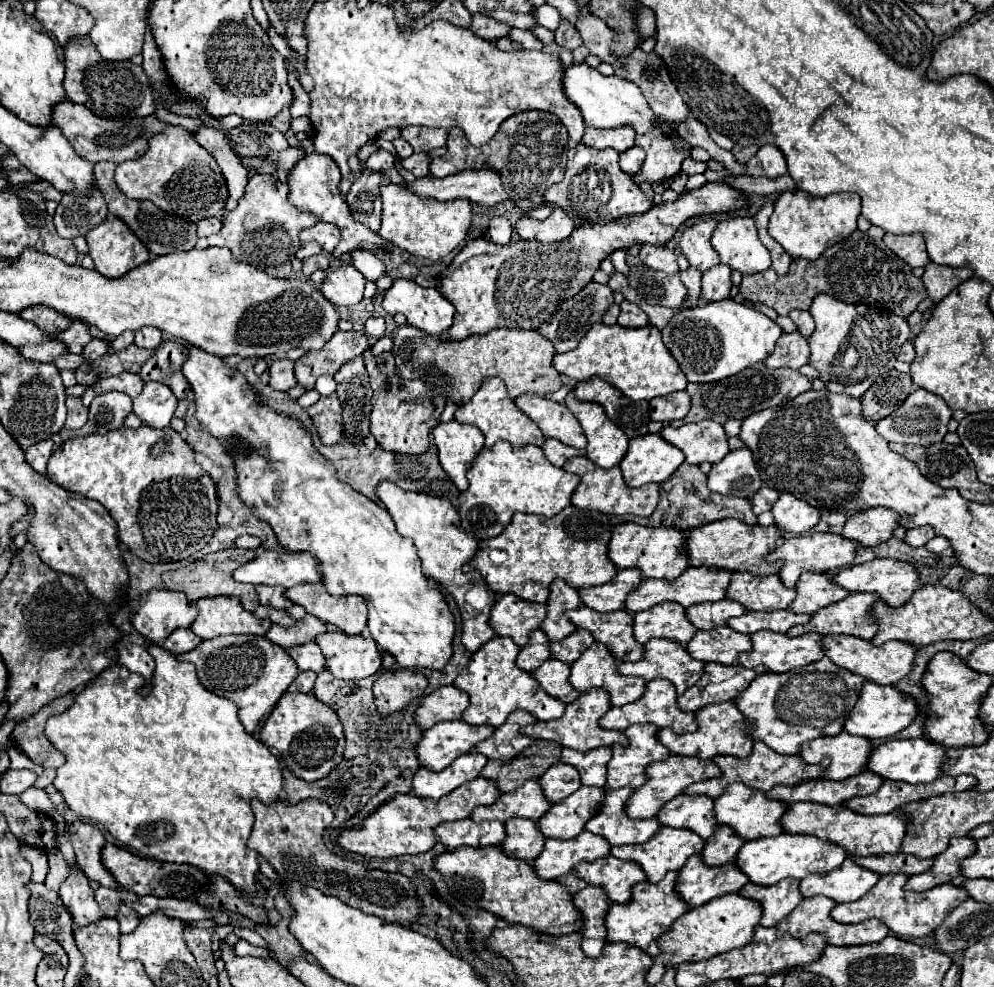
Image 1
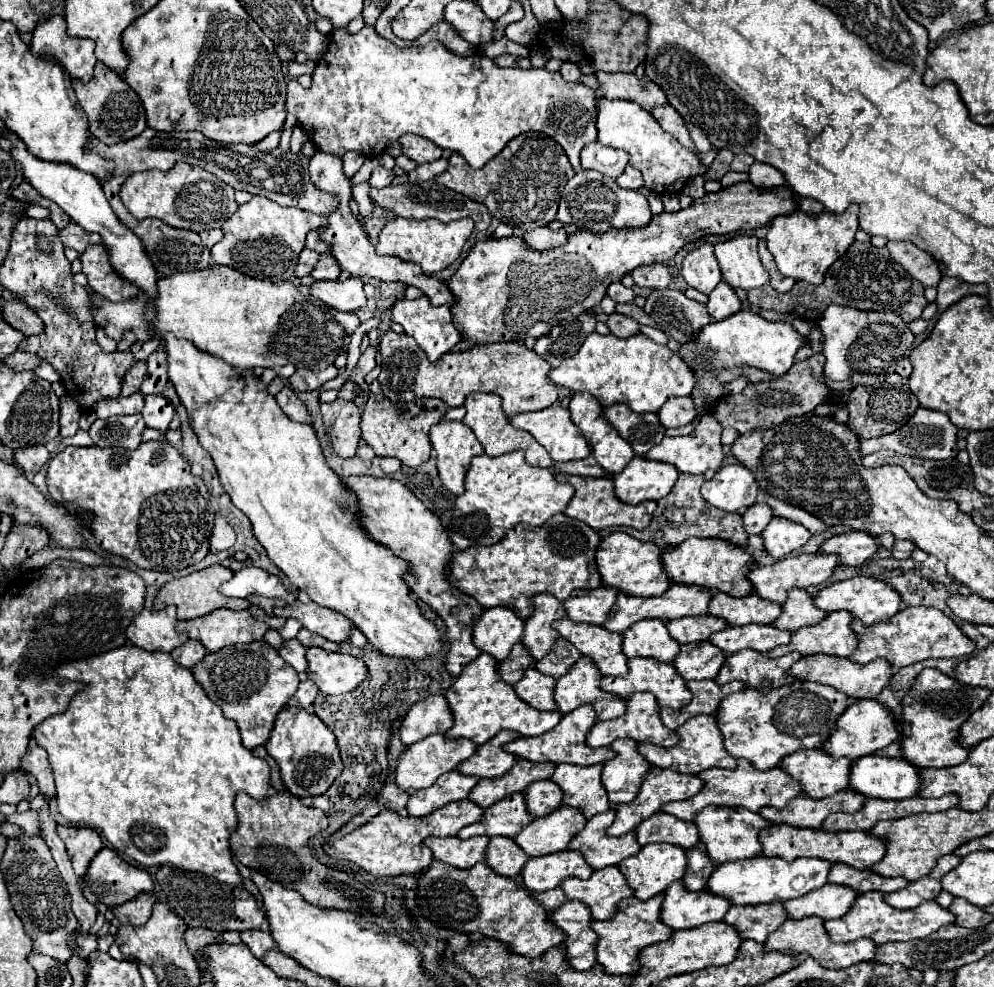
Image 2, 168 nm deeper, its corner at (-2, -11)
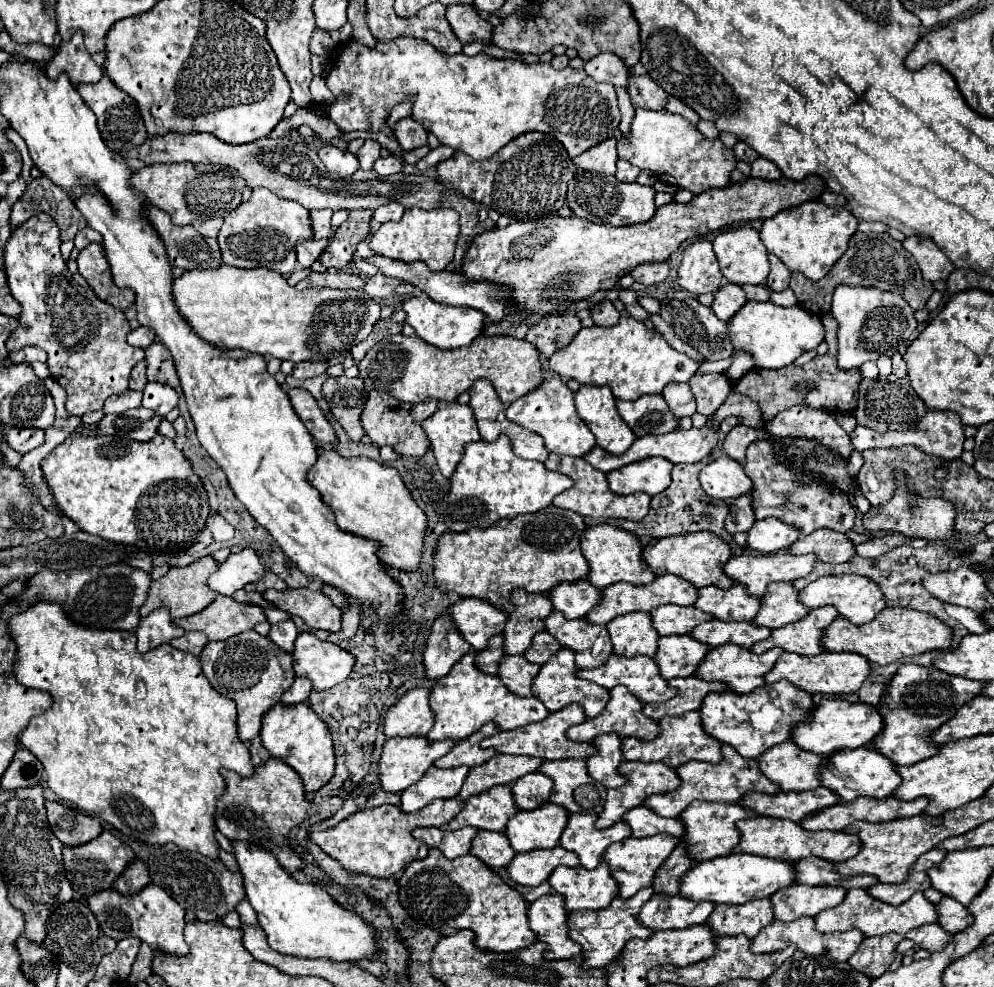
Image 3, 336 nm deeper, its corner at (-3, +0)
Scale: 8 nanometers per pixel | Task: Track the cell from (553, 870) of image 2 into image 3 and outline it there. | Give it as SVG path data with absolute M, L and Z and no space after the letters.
M562 847L552 849L536 849L528 853L516 853L512 863L508 865L508 875L518 885L540 885L550 877L550 873L558 867L580 867L580 859Z

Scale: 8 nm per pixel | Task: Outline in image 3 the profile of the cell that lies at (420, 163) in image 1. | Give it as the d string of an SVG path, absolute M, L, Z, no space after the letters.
M440 145L438 149L432 149L424 159L420 159L420 161L416 163L416 167L420 167L420 169L424 171L424 169L428 169L428 167L436 167L440 161L450 159L452 155L454 155L452 147L444 147L444 145Z

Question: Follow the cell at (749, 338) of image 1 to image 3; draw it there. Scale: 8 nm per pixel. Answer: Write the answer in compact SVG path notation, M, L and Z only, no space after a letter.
M748 301L730 321L728 321L728 335L732 339L734 349L742 349L754 355L756 367L764 369L782 369L794 363L804 351L816 349L818 343L824 339L824 327L820 319L800 305L794 307L780 307L774 303L758 303Z

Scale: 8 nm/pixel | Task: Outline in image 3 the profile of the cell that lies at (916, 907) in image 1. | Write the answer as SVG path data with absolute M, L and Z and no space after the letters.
M848 889L846 899L838 907L832 907L828 911L822 911L816 917L816 929L820 933L836 933L836 931L860 929L866 937L886 935L886 933L900 933L900 935L904 935L910 929L916 929L916 927L926 925L926 923L936 923L936 921L938 921L936 905L930 903L924 897L924 893L916 893L906 903L892 907L892 905L888 905L884 901L872 899L872 895L868 895L866 889Z

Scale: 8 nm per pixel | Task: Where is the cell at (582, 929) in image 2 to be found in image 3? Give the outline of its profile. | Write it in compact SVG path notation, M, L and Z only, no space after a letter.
M544 895L528 907L530 929L540 941L548 943L546 959L568 959L580 955L580 945L568 939L568 911L564 911L564 899L560 895Z

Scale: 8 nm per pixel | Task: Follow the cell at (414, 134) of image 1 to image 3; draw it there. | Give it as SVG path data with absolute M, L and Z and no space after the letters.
M412 117L400 119L394 127L394 133L396 133L396 141L400 143L400 147L404 151L412 151L412 149L424 147L428 143L426 129L418 121L414 121Z

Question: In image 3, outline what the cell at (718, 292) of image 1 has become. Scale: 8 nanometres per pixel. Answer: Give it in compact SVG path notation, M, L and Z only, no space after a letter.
M724 283L720 291L714 293L712 311L720 321L728 321L744 303L746 303L746 293L742 291L742 287L736 287L736 283Z

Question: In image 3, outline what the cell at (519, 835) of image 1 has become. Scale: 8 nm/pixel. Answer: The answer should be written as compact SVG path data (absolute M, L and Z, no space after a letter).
M478 831L472 841L470 853L482 859L492 869L506 867L508 861L512 861L516 855L516 851L512 851L512 845L508 843L506 833L496 831Z

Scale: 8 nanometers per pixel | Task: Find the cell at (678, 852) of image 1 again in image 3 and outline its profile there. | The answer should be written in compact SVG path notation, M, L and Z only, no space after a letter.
M654 835L654 837L628 837L624 841L618 841L618 843L612 843L606 853L604 853L604 859L610 863L610 869L612 869L612 875L614 879L618 881L620 885L620 897L628 899L632 897L638 889L642 887L650 887L652 881L654 881L654 875L656 871L662 867L662 863L670 857L670 853L674 851L674 847L678 845L678 839L676 837L670 837L670 835Z

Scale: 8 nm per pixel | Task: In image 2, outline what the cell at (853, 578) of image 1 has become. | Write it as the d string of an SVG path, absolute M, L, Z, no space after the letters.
M855 576L851 580L843 580L843 582L835 582L835 584L829 584L825 588L821 588L815 598L813 598L813 604L819 608L819 610L825 610L825 612L837 612L837 610L847 610L851 612L853 618L859 618L863 622L863 626L871 626L875 622L883 622L883 620L889 620L891 616L895 616L901 608L901 602L899 602L899 594L895 594L895 590L891 590L891 586L887 586L885 582L879 582L875 578L869 578L869 576Z

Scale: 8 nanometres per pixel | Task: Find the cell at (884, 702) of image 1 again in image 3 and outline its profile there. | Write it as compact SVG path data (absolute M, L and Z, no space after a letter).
M822 699L808 723L800 723L792 731L792 741L818 755L834 755L842 749L856 749L868 745L882 731L882 715L868 703L848 703L842 699Z

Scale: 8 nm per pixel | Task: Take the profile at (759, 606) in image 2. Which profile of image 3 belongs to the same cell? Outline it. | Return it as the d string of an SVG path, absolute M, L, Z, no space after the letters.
M736 583L726 591L710 585L698 589L694 607L714 615L720 621L752 621L756 611L760 611L760 599L748 595L748 589L742 583Z

